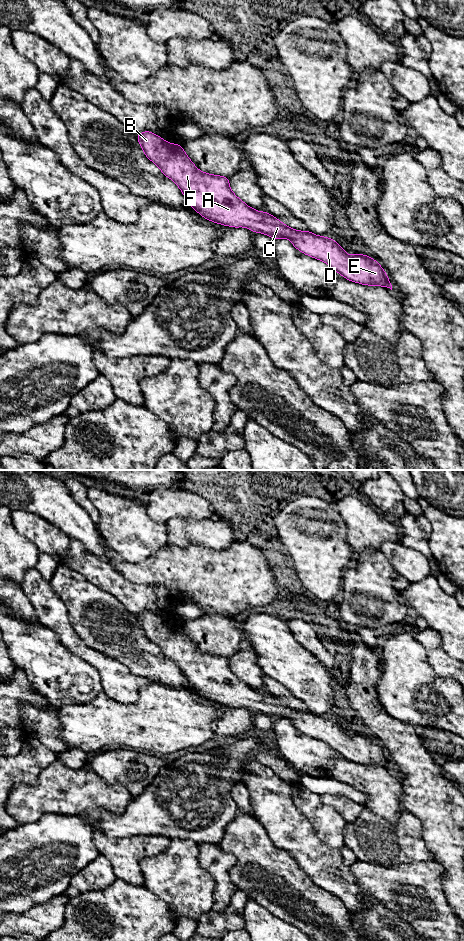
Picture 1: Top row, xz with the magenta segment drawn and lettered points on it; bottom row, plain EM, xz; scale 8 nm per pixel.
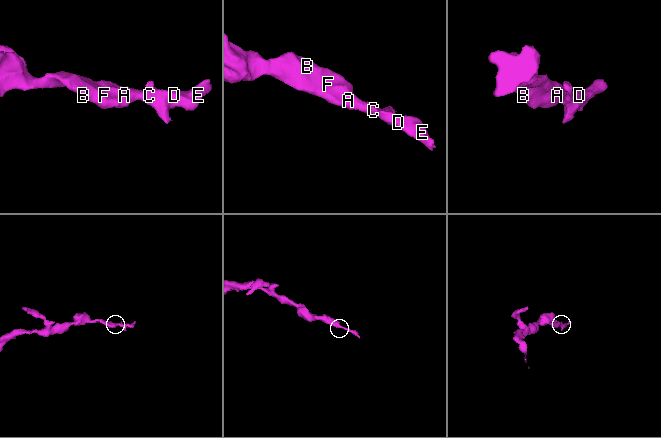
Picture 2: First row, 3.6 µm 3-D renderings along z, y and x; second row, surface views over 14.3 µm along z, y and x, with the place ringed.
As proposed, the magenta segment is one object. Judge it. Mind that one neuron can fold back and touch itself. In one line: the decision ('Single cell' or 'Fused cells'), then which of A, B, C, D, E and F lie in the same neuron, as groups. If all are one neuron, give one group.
Single cell. Groups: A B C D E F

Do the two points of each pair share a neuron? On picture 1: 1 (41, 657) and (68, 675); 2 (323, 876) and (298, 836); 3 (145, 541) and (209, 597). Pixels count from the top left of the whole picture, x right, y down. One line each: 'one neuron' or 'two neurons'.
1: one neuron
2: one neuron
3: two neurons

